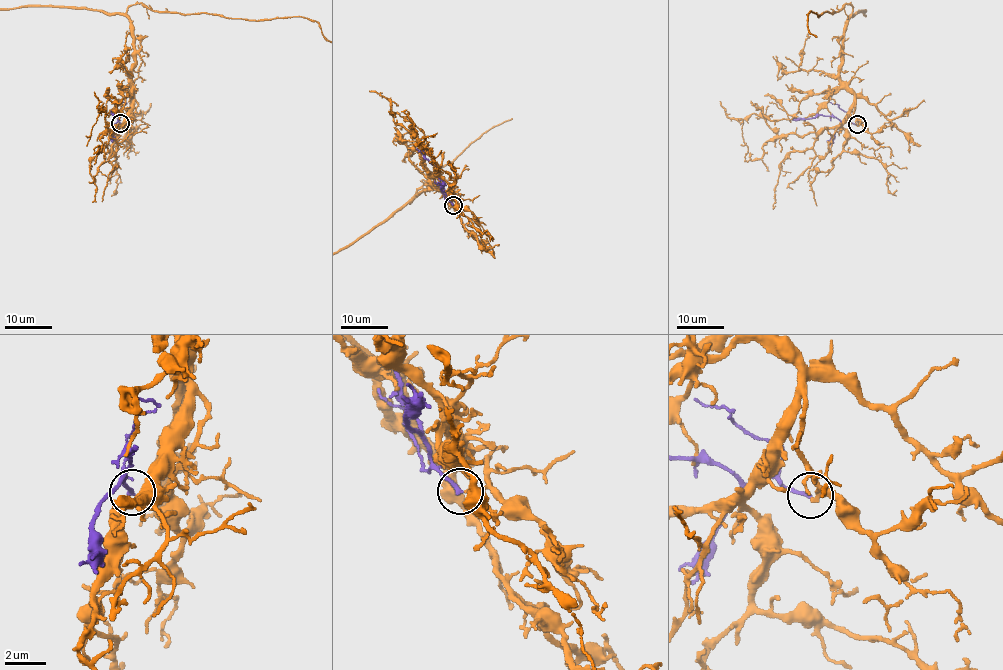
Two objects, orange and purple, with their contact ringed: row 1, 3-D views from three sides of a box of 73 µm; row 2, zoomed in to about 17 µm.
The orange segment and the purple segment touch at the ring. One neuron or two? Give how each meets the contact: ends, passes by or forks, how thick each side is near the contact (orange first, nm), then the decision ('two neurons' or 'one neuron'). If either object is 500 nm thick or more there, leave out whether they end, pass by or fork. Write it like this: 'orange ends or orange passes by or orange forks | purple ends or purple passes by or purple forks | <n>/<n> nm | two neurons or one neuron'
orange passes by | purple ends | 150/200 nm | two neurons

